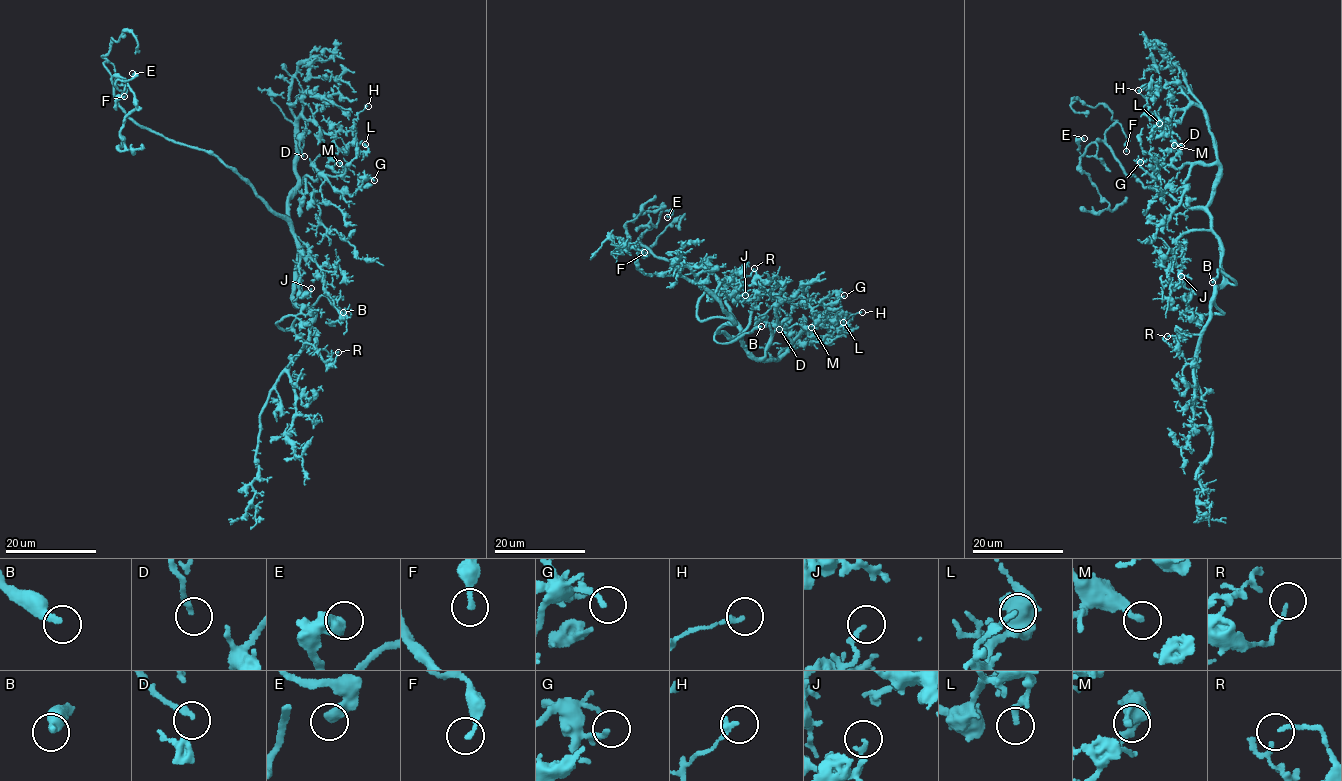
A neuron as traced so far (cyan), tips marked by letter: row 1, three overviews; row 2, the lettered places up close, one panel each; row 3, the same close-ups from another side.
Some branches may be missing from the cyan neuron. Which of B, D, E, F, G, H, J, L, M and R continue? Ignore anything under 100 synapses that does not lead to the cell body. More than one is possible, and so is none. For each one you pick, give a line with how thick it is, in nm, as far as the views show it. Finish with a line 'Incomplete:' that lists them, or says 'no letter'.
B: 260 nm thick
Incomplete: B

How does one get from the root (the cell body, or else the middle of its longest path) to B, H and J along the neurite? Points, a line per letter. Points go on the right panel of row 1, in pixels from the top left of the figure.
B: (1200, 210), (1208, 215), (1218, 241), (1221, 273), (1230, 283), (1236, 281), (1218, 269), (1212, 282)
H: (1200, 210), (1209, 201), (1218, 169), (1206, 112), (1191, 104), (1162, 124), (1148, 112), (1138, 90)
J: (1200, 210), (1208, 215), (1210, 228), (1190, 230), (1178, 240), (1183, 253), (1183, 281), (1178, 285), (1181, 276)

